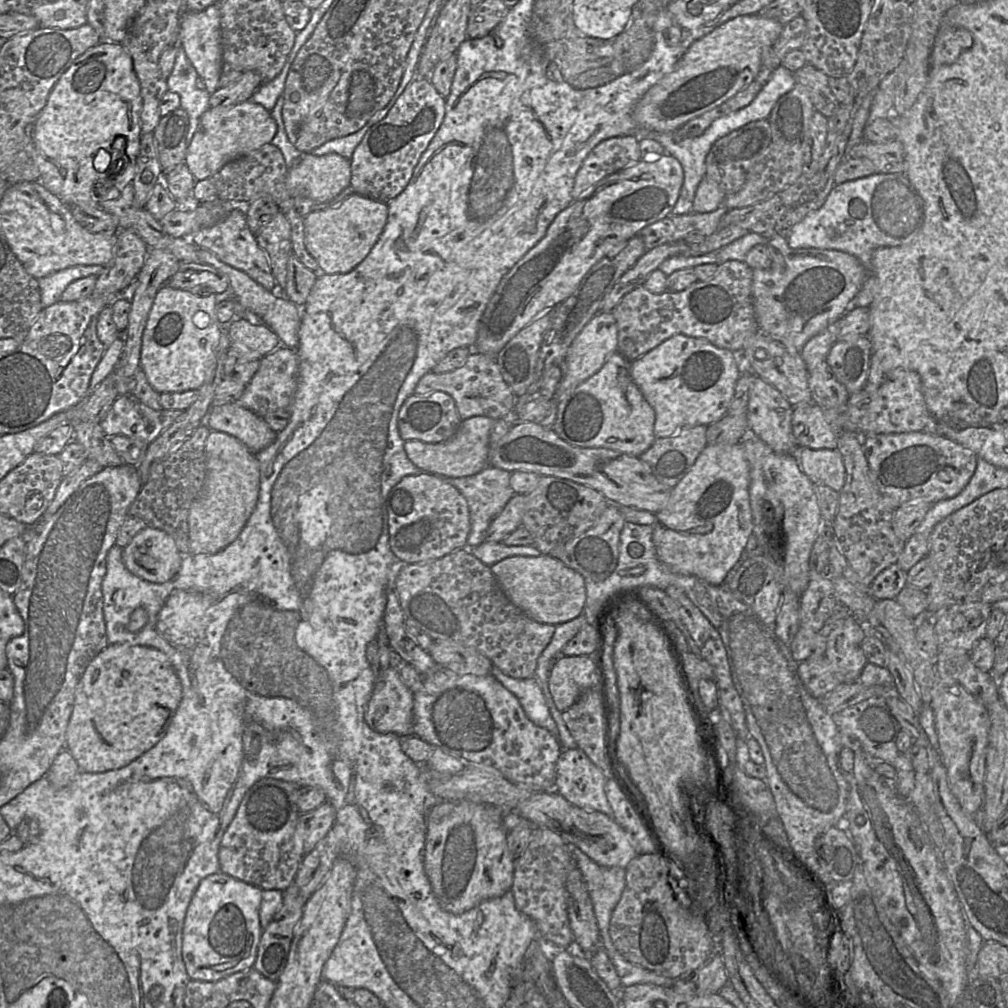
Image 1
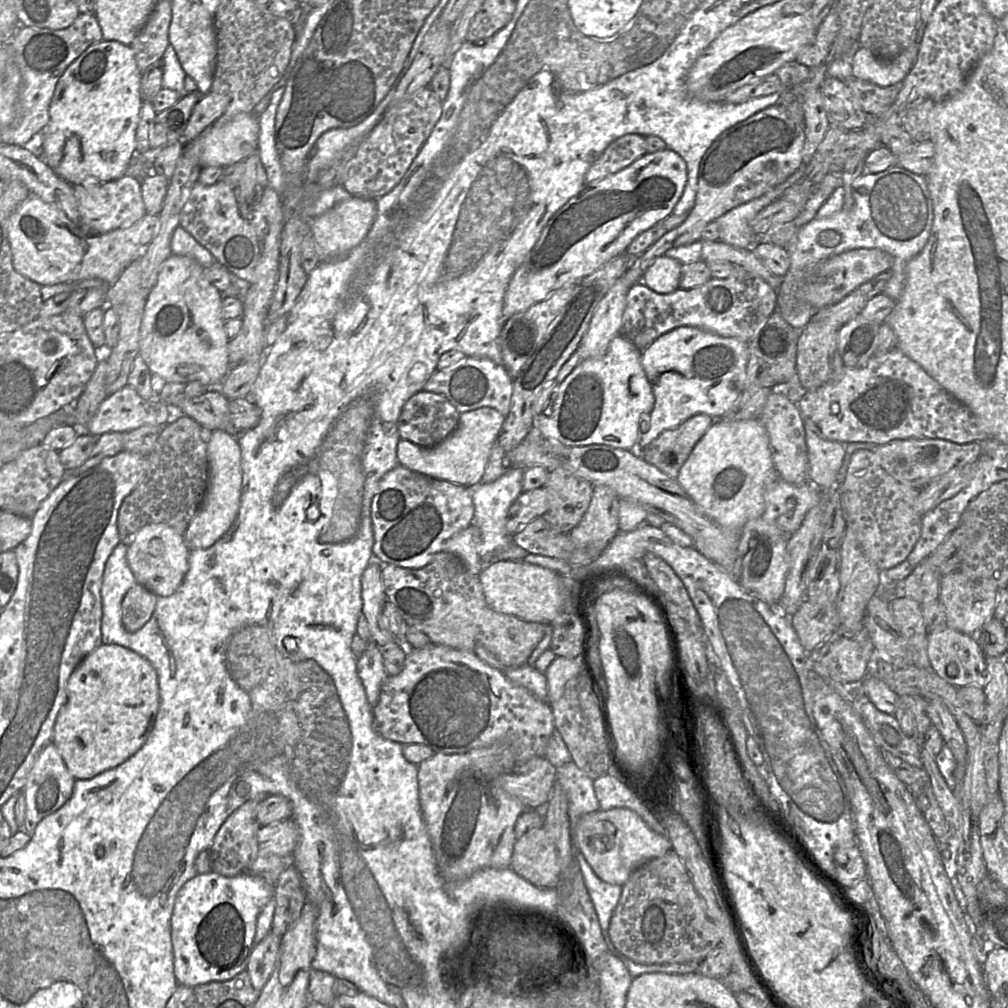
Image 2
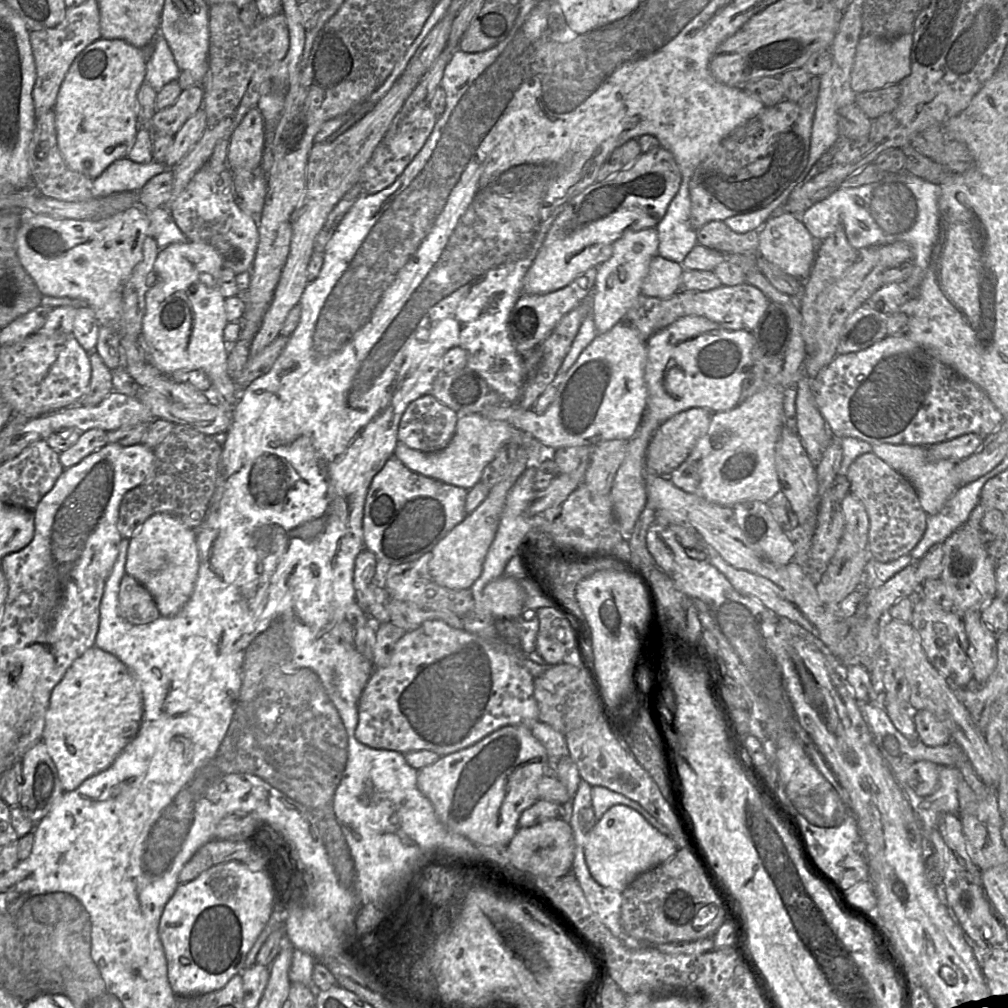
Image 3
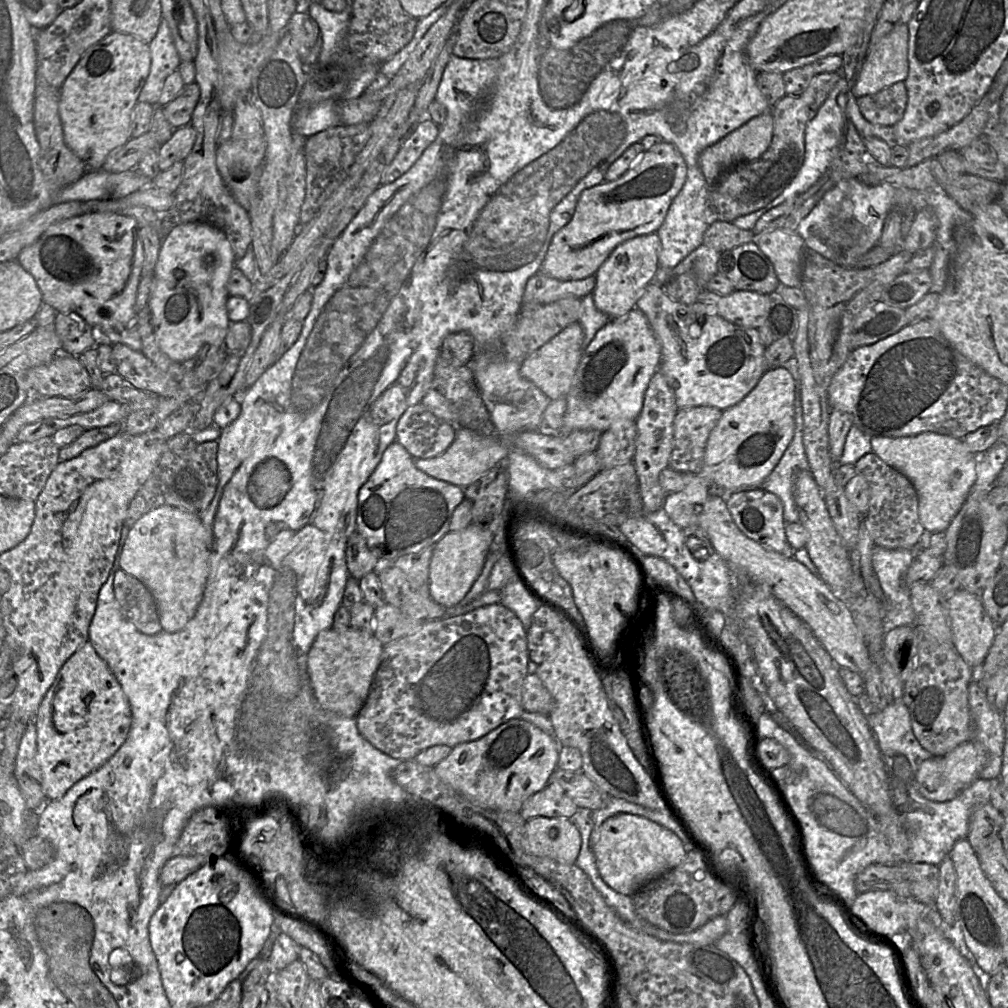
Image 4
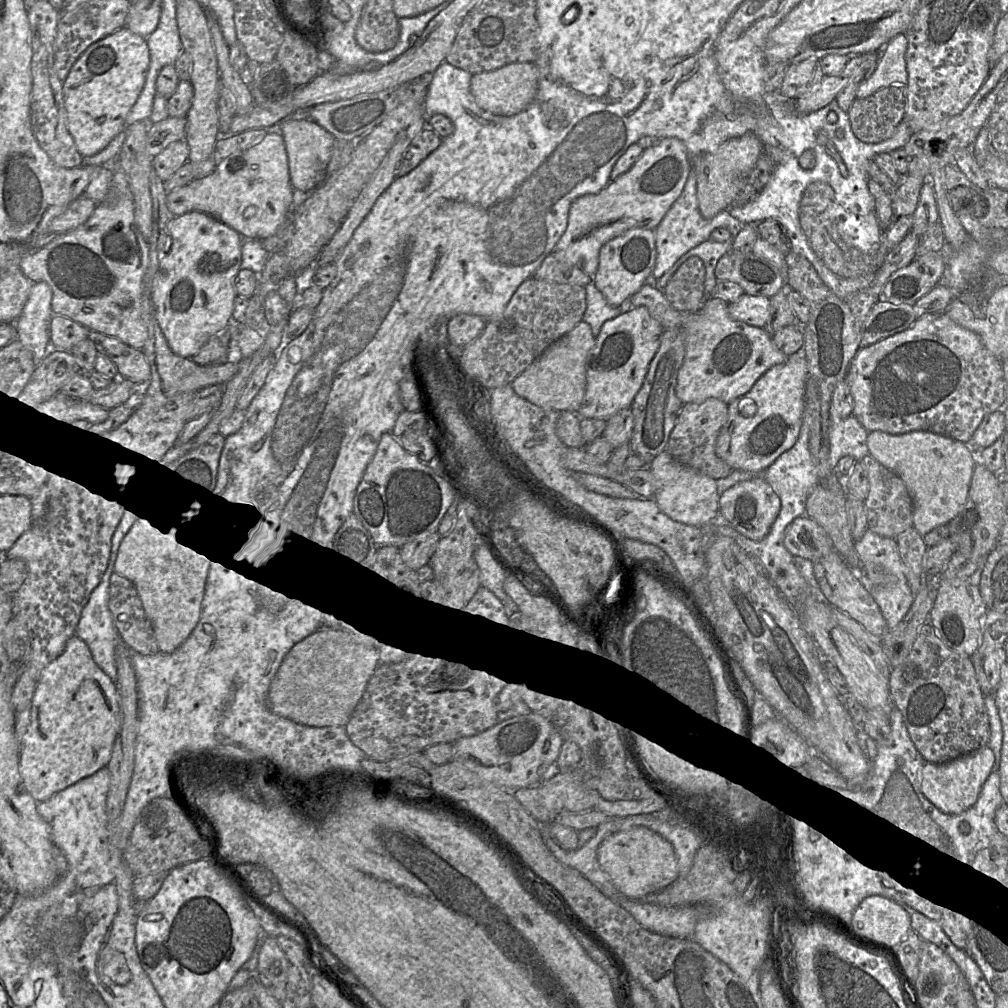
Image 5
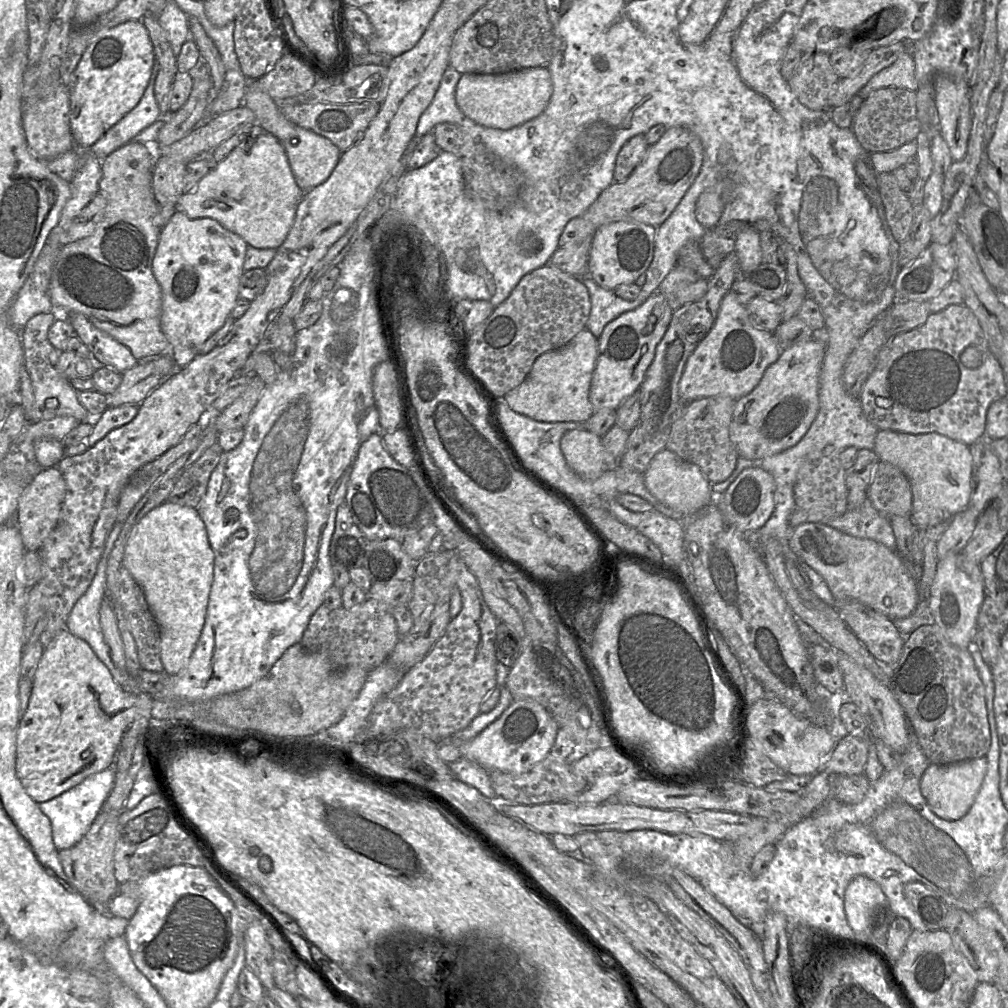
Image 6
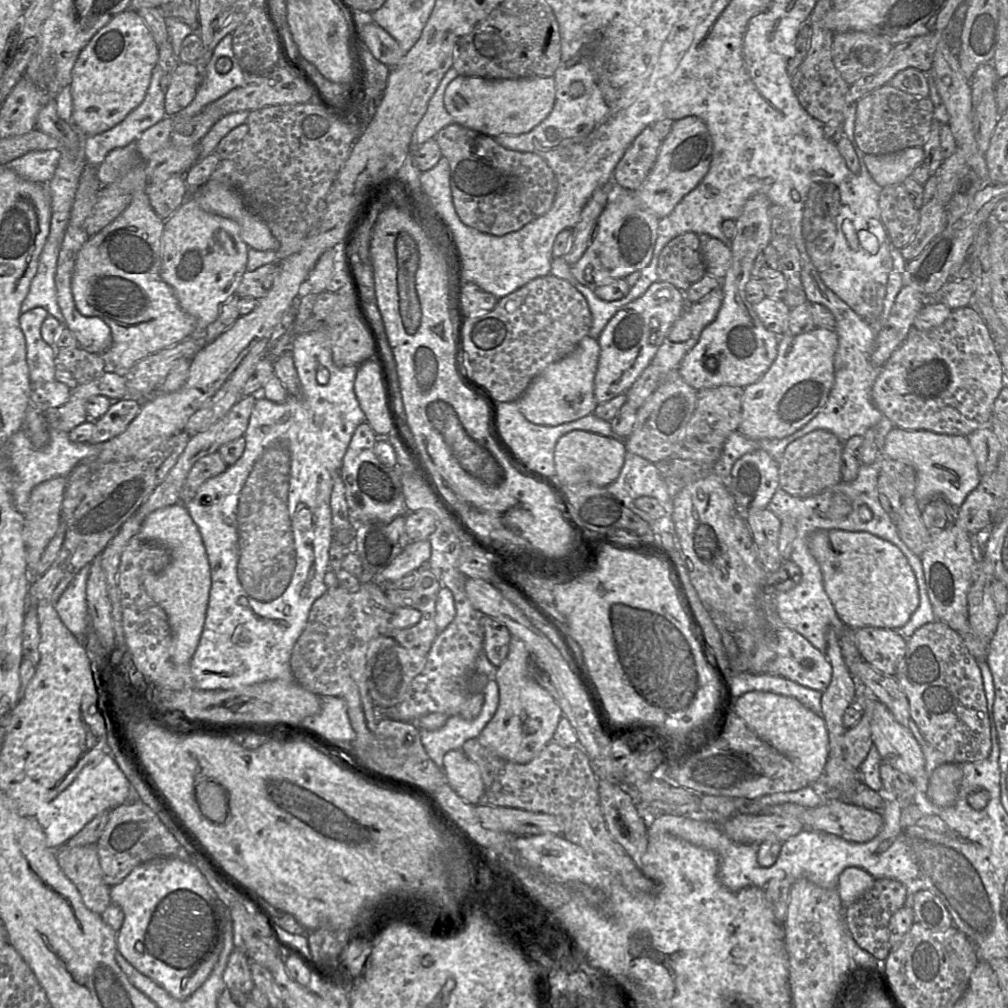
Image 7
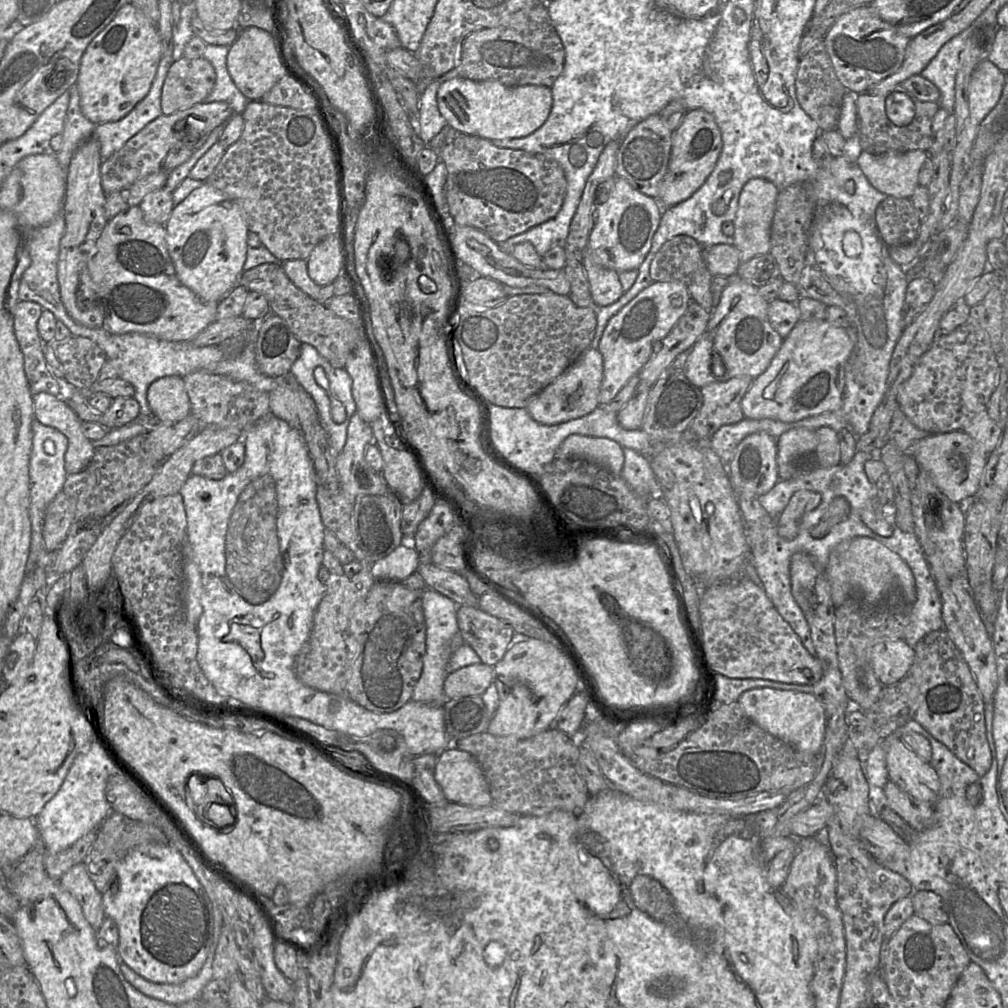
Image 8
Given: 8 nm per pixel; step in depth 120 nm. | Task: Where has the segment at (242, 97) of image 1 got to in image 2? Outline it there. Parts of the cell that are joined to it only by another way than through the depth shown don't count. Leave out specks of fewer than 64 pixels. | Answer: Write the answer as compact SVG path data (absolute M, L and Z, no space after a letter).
M208 93L202 96L195 106L180 142L184 146L193 142L225 113L229 104L230 97L225 94Z

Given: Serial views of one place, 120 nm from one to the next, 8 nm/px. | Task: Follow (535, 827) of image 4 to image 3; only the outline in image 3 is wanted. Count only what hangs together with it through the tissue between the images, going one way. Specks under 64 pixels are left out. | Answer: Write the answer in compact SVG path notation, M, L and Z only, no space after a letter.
M561 818L547 820L529 828L519 828L509 843L512 866L520 872L560 877L572 871L575 837L570 824Z

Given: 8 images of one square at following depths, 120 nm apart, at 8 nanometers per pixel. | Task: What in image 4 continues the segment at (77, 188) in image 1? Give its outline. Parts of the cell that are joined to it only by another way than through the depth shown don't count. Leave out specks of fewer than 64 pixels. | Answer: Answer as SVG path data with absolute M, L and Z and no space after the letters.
M111 31L90 46L81 56L60 88L59 116L66 145L86 164L88 170L100 170L109 153L130 139L131 117L138 96L149 75L149 45L133 35Z

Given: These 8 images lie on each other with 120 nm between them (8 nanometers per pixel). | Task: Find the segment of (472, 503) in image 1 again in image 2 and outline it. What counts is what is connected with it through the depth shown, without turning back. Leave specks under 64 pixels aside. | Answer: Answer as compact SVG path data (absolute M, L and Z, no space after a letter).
M508 466L507 470L497 480L495 480L491 483L481 483L480 482L476 486L467 486L466 487L466 488L469 488L469 490L470 490L470 493L472 495L473 502L474 502L474 507L475 507L473 524L475 524L479 528L480 533L481 533L481 541L479 542L479 544L477 546L477 552L481 558L481 561L483 562L483 568L484 568L484 561L486 558L489 558L490 556L492 556L497 550L503 550L504 548L507 548L512 543L514 543L513 539L512 539L513 534L509 534L506 529L506 521L507 521L507 517L508 517L508 513L509 513L509 509L510 509L511 505L515 502L515 500L518 498L518 496L523 492L522 480L523 480L524 472L525 472L525 468L523 468L523 467L510 467L510 466Z

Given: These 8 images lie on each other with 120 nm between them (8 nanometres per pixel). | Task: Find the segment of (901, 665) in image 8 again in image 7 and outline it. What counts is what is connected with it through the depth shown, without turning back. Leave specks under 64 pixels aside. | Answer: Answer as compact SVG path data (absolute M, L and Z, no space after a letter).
M877 627L857 628L854 636L862 658L877 671L895 677L906 654L907 639L896 630Z

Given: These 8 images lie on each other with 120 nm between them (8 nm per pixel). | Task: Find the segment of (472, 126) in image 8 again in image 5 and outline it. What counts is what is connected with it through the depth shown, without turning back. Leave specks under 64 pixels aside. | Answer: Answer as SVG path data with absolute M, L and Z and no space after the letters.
M516 62L498 69L472 74L470 92L477 105L499 116L512 116L526 109L533 101L539 73L534 62Z

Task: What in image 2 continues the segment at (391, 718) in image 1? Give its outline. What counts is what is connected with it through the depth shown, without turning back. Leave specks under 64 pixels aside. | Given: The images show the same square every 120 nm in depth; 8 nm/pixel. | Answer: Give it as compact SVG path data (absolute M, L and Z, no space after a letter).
M375 642L368 643L364 653L357 658L357 673L365 688L367 700L373 707L378 702L381 687L389 676L384 667L381 647Z

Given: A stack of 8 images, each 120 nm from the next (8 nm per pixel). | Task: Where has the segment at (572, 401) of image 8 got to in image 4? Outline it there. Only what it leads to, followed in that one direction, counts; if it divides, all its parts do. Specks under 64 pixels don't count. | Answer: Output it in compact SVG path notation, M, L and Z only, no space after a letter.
M579 322L570 324L525 359L520 367L521 376L535 384L550 400L565 397L583 354L583 338L581 324Z

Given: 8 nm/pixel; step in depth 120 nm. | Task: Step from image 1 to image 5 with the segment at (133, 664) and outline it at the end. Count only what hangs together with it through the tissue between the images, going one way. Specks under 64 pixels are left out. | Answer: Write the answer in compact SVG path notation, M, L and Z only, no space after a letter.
M77 635L72 636L63 653L39 674L30 704L30 722L19 746L19 771L28 793L39 803L106 767L120 727L116 682L96 664L88 645Z

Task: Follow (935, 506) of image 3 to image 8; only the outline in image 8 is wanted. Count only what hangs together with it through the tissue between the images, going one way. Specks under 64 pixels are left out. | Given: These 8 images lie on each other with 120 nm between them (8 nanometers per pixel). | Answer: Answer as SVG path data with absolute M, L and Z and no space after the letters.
M961 430L930 434L904 453L912 455L919 469L929 473L936 486L957 504L976 494L989 456L971 436Z

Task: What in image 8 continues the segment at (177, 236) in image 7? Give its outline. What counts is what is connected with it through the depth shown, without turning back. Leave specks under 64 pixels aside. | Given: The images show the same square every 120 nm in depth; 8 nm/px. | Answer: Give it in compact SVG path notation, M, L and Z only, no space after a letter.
M205 181L174 206L165 230L177 278L201 299L220 302L239 284L249 231L240 207L228 195Z

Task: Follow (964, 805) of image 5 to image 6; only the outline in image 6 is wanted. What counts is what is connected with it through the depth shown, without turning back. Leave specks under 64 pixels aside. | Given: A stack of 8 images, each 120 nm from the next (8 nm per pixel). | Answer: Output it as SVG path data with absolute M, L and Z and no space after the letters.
M986 756L952 764L930 764L921 778L921 792L931 810L948 821L959 820L970 810L987 771Z

